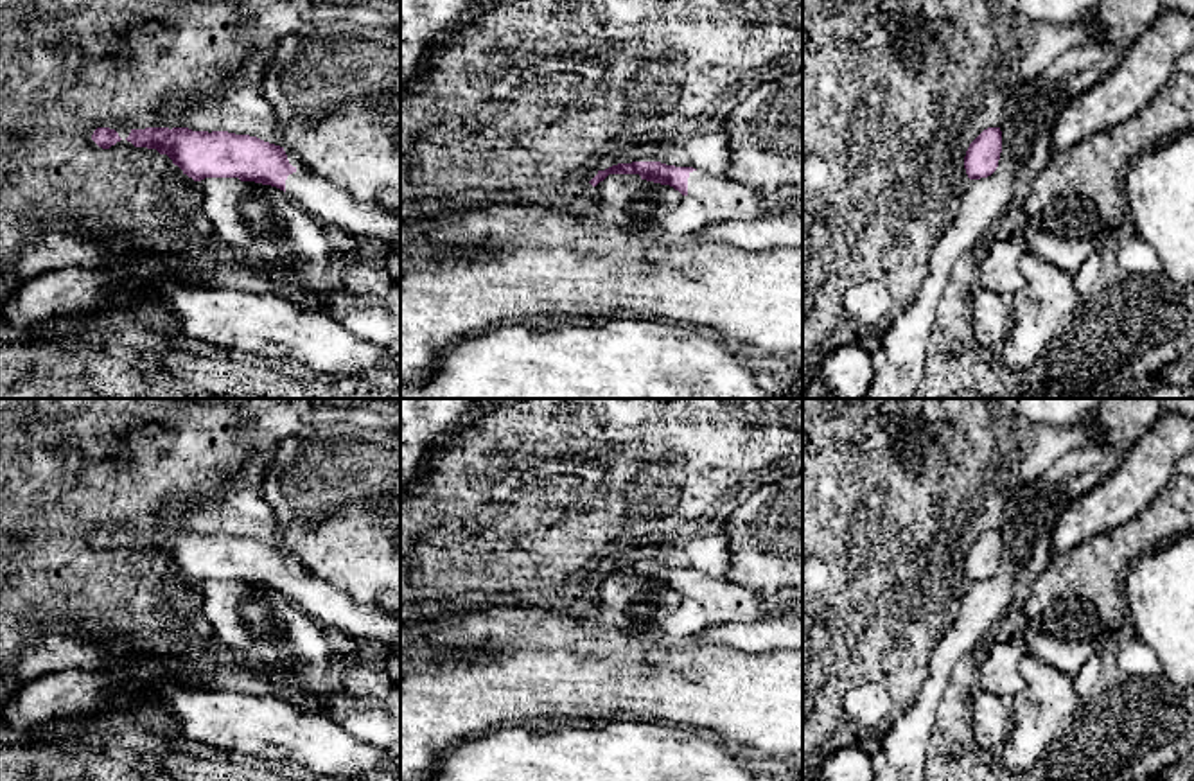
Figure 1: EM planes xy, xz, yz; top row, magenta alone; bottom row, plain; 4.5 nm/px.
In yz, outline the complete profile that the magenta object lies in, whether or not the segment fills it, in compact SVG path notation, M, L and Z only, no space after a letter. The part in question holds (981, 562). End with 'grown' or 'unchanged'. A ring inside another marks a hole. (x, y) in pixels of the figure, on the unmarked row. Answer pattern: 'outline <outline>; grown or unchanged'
outline M1000 530L984 531L968 549L964 558L964 571L970 582L991 578L1002 555Z; unchanged

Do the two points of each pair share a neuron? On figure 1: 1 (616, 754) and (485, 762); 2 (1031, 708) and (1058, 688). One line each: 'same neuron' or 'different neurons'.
1: same neuron
2: same neuron

